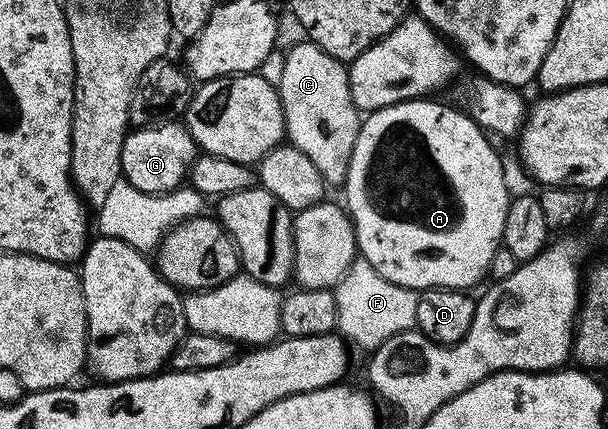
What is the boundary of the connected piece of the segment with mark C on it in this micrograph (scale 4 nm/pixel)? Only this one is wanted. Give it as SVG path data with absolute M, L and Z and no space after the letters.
M300 42L285 51L283 81L279 85L281 104L285 114L285 133L292 146L298 147L303 153L307 153L307 158L313 162L315 169L319 169L319 173L324 177L326 184L337 183L337 185L341 185L344 184L347 169L351 165L351 153L355 149L355 141L362 121L362 116L351 97L349 68L342 60L331 57L313 43Z

